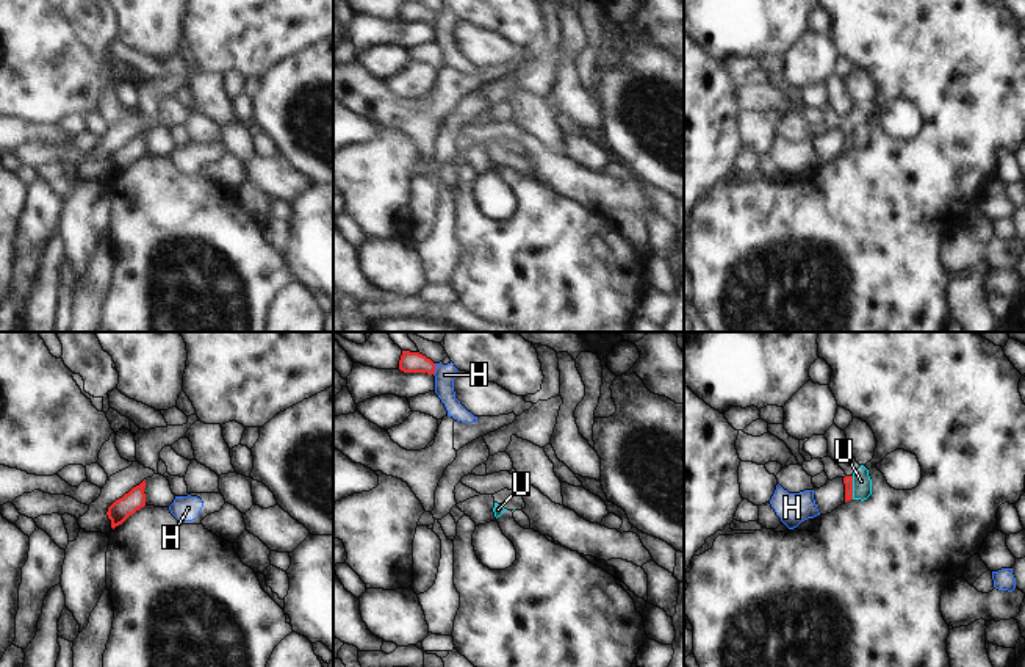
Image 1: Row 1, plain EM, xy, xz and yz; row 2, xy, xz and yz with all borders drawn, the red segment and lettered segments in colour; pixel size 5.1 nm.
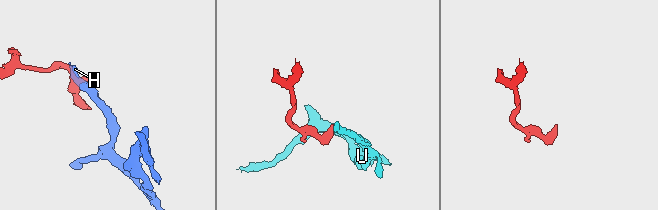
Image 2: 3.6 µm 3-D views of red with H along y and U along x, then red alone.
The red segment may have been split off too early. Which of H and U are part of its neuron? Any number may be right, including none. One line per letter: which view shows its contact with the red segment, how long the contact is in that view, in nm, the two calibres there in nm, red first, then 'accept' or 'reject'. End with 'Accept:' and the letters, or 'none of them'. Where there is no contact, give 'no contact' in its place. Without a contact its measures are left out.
H: contact in xz; length 60 nm; calibres 110 and 110 nm; reject
U: contact in yz; length 120 nm; calibres 50 and 100 nm; reject
Accept: none of them

